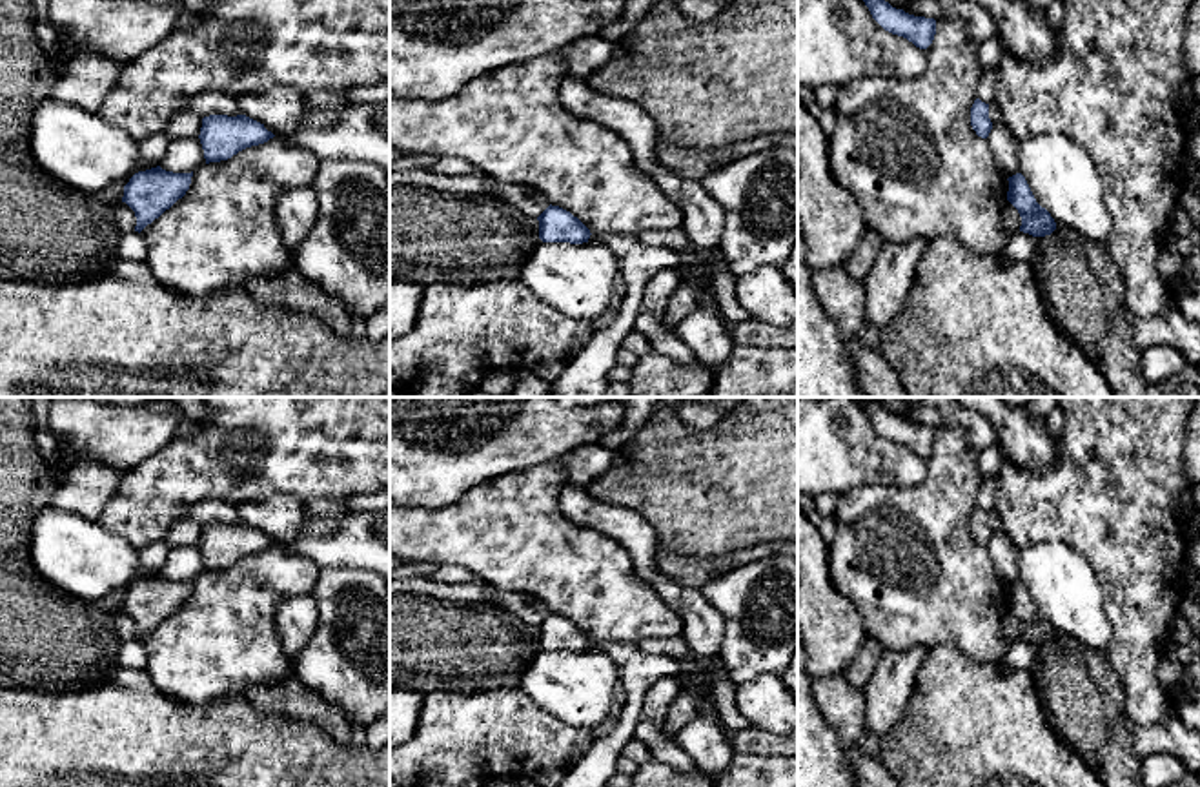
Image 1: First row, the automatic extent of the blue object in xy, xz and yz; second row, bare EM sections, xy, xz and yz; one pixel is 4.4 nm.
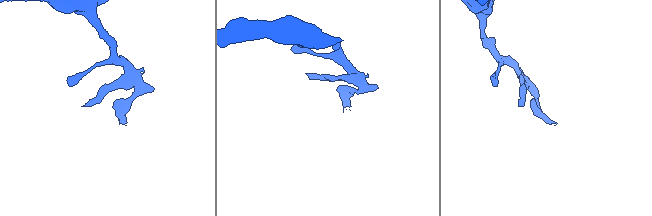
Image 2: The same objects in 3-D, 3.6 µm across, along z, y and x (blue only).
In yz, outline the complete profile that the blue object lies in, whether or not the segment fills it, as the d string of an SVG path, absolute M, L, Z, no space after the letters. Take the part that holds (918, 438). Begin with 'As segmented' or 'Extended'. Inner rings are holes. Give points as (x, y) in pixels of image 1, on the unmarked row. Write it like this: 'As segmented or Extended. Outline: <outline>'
As segmented. Outline: M856 397L869 415L872 426L889 441L912 450L920 457L927 457L936 443L936 428L914 424L903 417L892 415L874 397Z

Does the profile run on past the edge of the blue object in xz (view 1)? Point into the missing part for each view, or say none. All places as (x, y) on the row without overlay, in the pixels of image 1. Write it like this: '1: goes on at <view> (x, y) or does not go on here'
1: does not go on here

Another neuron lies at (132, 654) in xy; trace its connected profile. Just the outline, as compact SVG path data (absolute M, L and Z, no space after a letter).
M131 639L120 645L117 654L117 665L120 669L144 669L146 661L146 649L138 639Z

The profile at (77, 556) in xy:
M53 505L33 521L29 561L51 587L86 601L126 594L142 579L135 545L95 519Z

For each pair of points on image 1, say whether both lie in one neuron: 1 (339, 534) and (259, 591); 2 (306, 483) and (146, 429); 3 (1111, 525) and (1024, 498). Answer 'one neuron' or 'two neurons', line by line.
1: two neurons
2: two neurons
3: one neuron

